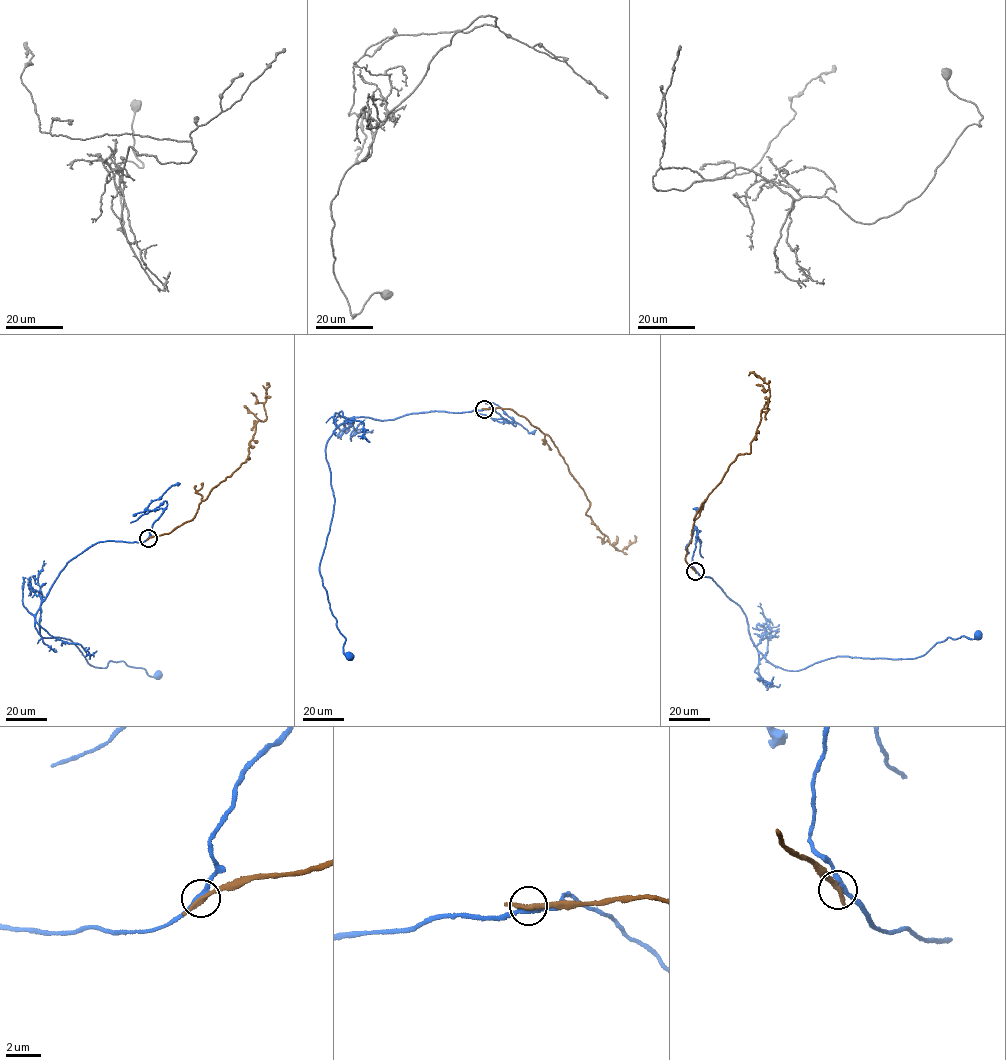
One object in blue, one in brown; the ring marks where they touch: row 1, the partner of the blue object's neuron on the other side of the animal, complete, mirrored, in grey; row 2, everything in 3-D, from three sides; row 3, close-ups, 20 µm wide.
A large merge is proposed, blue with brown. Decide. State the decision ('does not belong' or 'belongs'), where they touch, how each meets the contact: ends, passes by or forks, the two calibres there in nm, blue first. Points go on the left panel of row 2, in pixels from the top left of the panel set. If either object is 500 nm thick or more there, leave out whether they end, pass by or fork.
does not belong | (148, 538) | blue passes by | brown passes by | 240/240 nm

